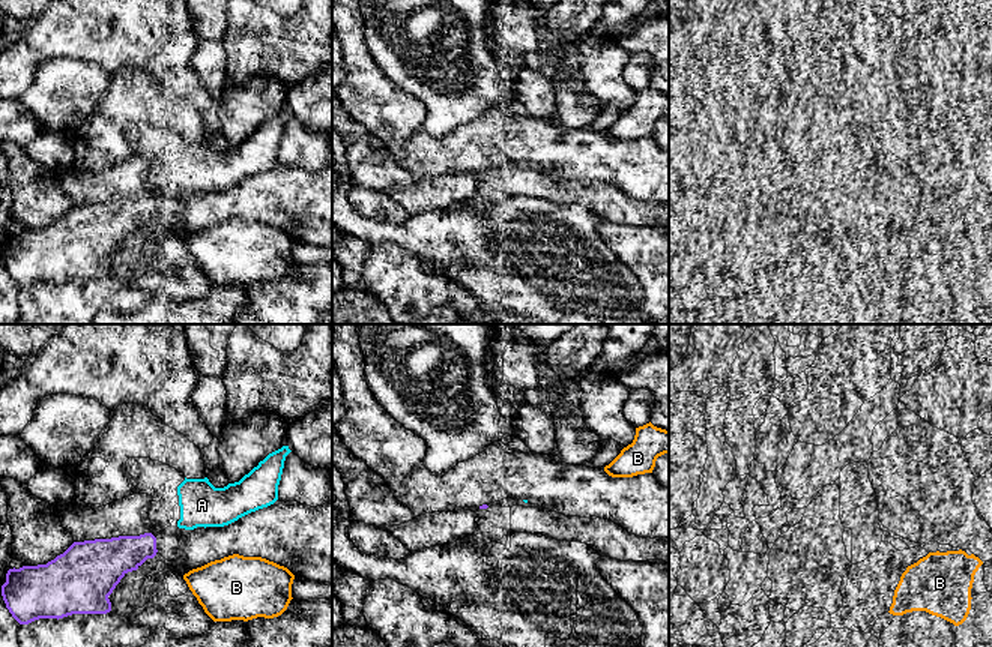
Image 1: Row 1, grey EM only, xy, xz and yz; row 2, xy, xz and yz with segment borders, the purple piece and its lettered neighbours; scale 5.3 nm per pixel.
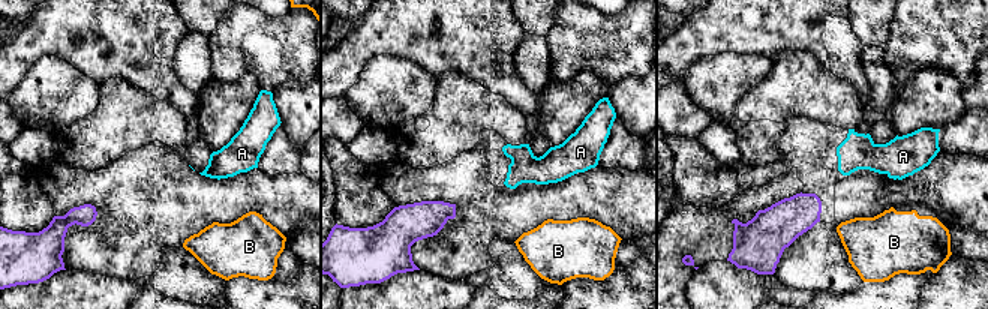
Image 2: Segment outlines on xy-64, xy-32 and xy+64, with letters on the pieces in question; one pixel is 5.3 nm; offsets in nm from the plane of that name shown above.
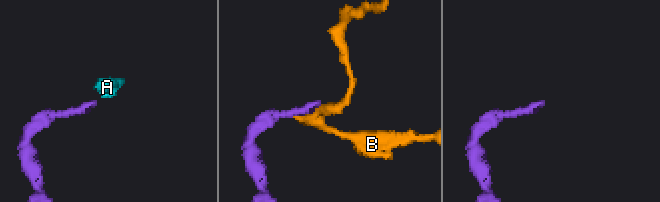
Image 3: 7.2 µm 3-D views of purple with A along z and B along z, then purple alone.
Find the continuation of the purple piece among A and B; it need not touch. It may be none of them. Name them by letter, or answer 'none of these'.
none of these

